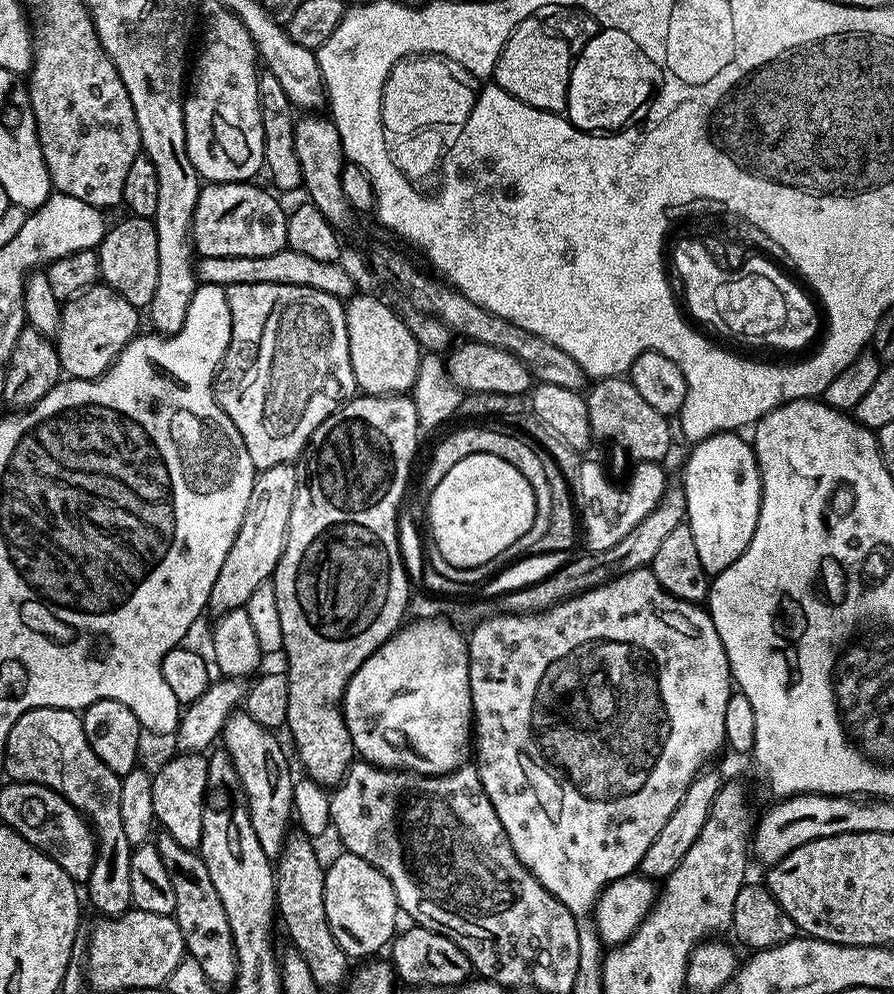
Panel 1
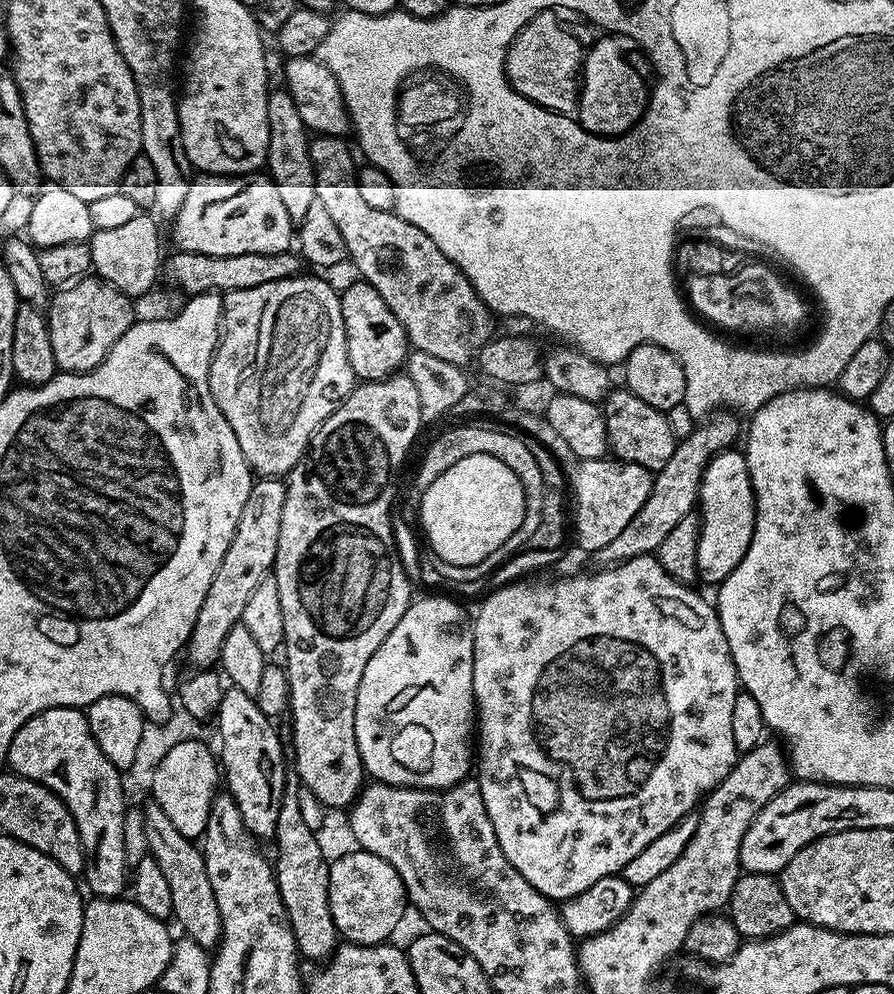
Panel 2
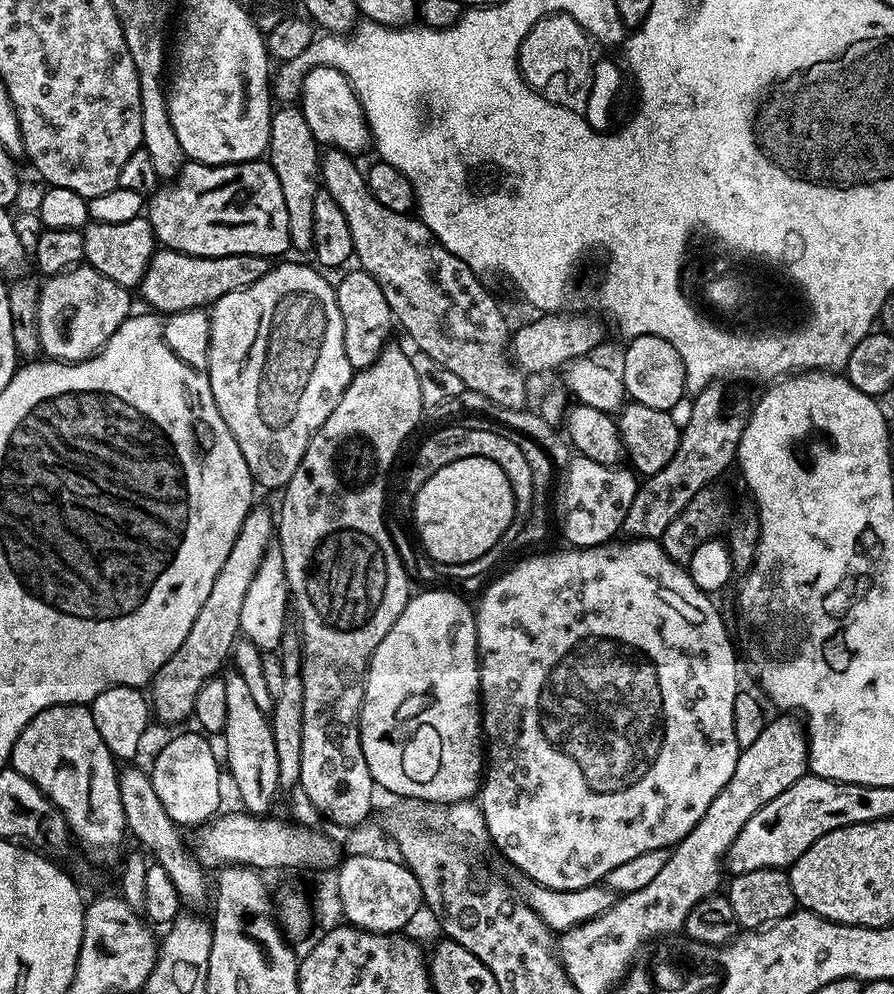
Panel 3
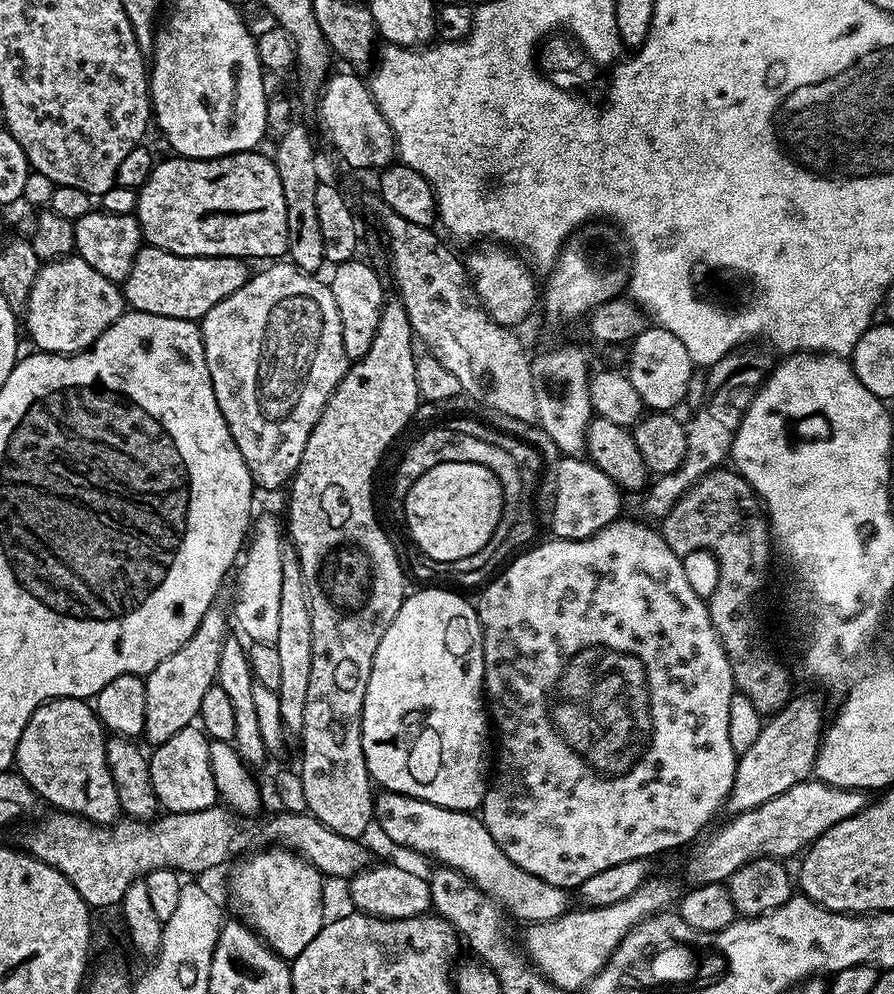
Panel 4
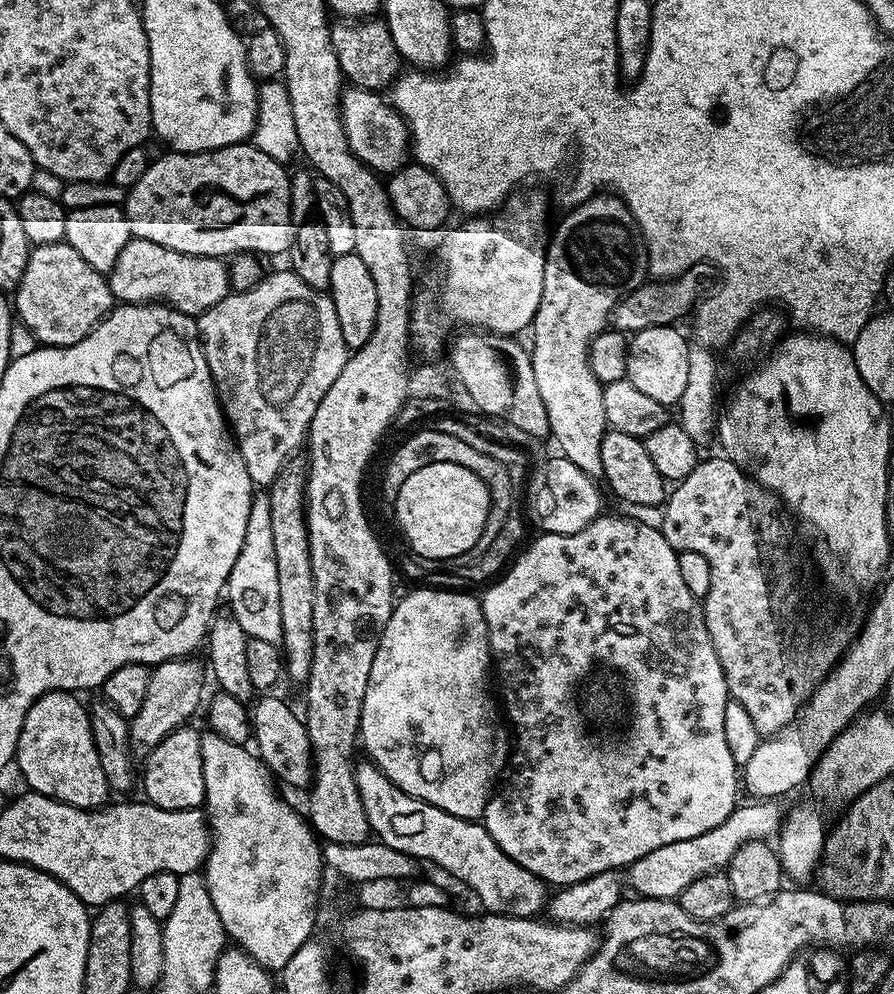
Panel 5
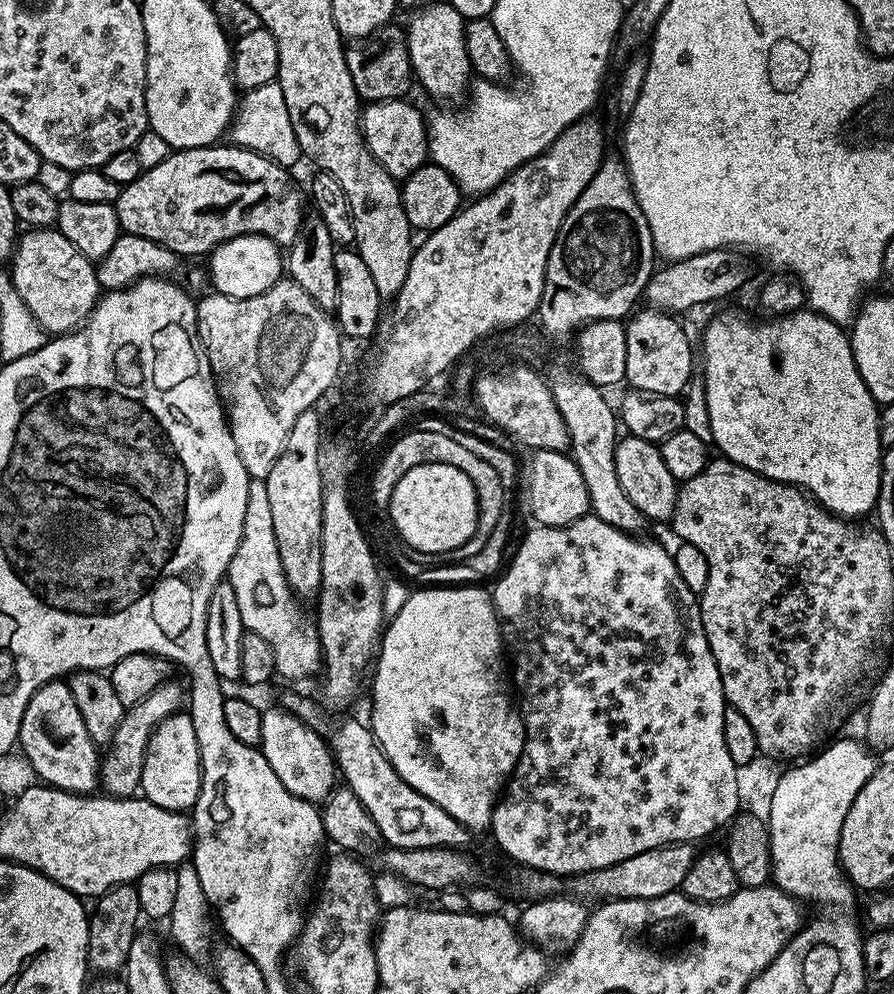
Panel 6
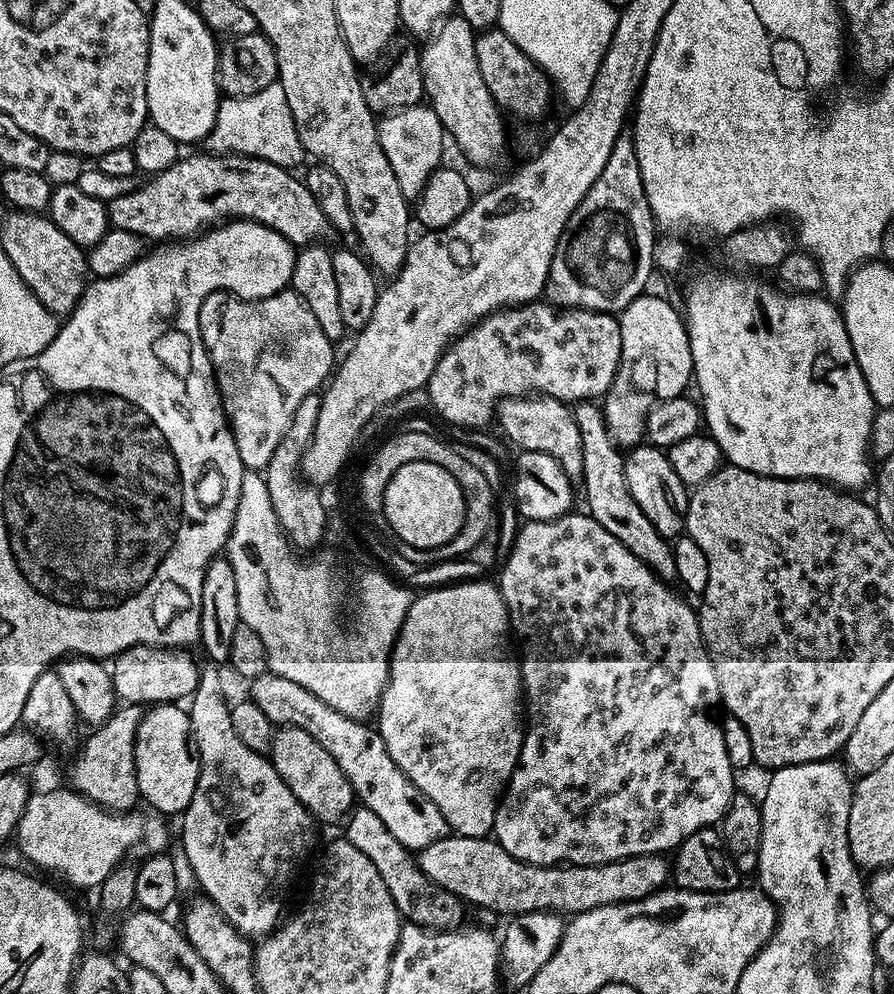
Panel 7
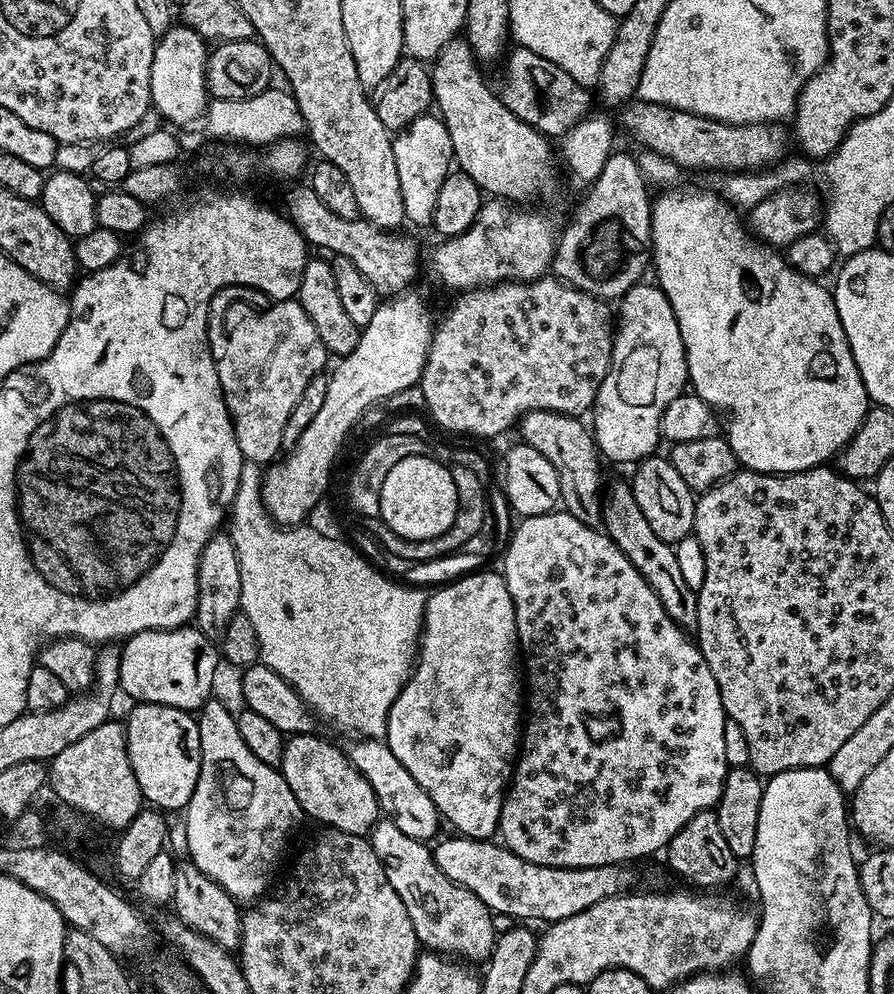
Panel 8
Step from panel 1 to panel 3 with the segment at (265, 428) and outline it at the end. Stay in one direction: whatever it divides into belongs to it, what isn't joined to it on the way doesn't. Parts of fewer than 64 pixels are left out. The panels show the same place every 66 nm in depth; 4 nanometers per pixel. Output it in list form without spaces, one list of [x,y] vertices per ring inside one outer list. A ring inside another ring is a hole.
[[[311,263],[309,264],[280,264],[277,268],[276,265],[269,267],[268,272],[262,274],[262,278],[258,278],[258,282],[254,282],[254,286],[246,286],[242,289],[242,294],[233,294],[232,292],[222,294],[222,298],[218,298],[210,308],[210,313],[212,312],[212,316],[210,315],[208,320],[208,377],[210,378],[210,390],[214,394],[214,402],[222,414],[226,426],[230,426],[230,434],[234,434],[234,442],[238,442],[238,450],[242,450],[242,458],[246,458],[246,466],[250,470],[253,481],[259,487],[261,484],[264,488],[280,490],[290,482],[294,470],[298,470],[298,462],[302,462],[302,458],[306,454],[308,443],[311,442],[313,434],[320,429],[322,422],[326,422],[326,418],[330,418],[334,406],[338,406],[346,386],[350,386],[354,375],[354,369],[350,366],[350,358],[346,358],[346,346],[342,342],[344,327],[342,326],[342,314],[338,310],[338,302],[336,301],[336,289],[330,283],[330,280],[328,284],[327,278],[324,277],[327,275],[323,271],[317,270]],[[250,348],[256,348],[256,350],[252,350],[252,360],[256,358],[256,370],[246,370],[244,368],[244,362],[248,358]]]

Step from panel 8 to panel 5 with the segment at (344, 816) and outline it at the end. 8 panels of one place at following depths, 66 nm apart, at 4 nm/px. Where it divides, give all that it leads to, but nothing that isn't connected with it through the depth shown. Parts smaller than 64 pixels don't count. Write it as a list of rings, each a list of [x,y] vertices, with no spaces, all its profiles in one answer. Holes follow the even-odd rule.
[[[276,694],[261,695],[260,701],[257,699],[250,708],[255,751],[263,760],[269,773],[281,785],[289,784],[292,788],[307,789],[314,775],[312,743],[308,737],[308,725],[301,717],[299,720],[292,713],[290,705],[283,704],[278,697],[272,695]]]

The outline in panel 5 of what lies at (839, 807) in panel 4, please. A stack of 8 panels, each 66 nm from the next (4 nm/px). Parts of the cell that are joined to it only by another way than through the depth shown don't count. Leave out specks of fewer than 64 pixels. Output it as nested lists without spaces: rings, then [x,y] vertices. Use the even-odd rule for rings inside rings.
[[[760,798],[755,802],[748,803],[752,804],[741,803],[737,806],[730,814],[730,818],[726,818],[726,822],[722,822],[722,826],[714,826],[714,830],[710,830],[706,834],[698,834],[698,838],[686,838],[682,842],[670,842],[670,846],[658,846],[658,850],[650,850],[650,854],[638,858],[638,862],[629,864],[626,869],[627,887],[631,891],[633,888],[636,891],[633,893],[640,898],[676,900],[682,894],[682,890],[686,890],[686,886],[690,886],[690,882],[727,869],[730,858],[734,858],[736,851],[746,842],[751,840],[771,841],[779,833],[786,820],[785,809],[780,809],[781,801],[776,798]]]

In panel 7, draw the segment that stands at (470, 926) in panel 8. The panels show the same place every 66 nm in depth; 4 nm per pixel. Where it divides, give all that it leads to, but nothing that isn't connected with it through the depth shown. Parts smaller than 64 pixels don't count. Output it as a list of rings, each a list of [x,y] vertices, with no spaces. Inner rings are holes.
[[[356,806],[351,809],[347,824],[347,840],[358,846],[358,850],[362,850],[362,854],[366,854],[366,858],[370,858],[374,866],[378,866],[378,874],[382,874],[382,882],[386,882],[386,890],[390,890],[390,898],[394,898],[405,921],[433,930],[451,930],[465,923],[465,901],[430,882],[430,878],[426,878],[426,874],[422,874],[422,870],[416,865],[415,855],[404,848],[402,842],[398,842],[398,838],[390,834],[390,830],[386,830],[386,825],[382,823],[382,818],[378,818],[378,814],[366,807]]]

